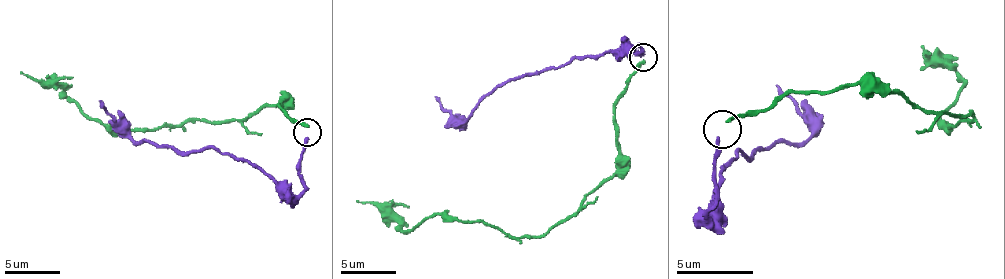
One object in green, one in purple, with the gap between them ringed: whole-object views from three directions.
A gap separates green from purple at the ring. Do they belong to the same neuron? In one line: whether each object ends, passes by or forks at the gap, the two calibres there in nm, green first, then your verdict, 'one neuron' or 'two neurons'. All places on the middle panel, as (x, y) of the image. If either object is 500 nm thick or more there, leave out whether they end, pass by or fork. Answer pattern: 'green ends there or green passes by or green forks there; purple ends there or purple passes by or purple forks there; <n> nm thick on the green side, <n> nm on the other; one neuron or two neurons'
green ends there; purple ends there; 220 nm thick on the green side, 240 nm on the other; one neuron

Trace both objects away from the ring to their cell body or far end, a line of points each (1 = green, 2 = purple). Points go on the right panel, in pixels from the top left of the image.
1: (724, 120), (789, 94), (877, 82), (972, 120), (949, 128), (941, 113), (964, 82), (922, 44)
2: (720, 136), (709, 216), (724, 170), (739, 151), (743, 155), (800, 143), (812, 132), (812, 120), (777, 86)

